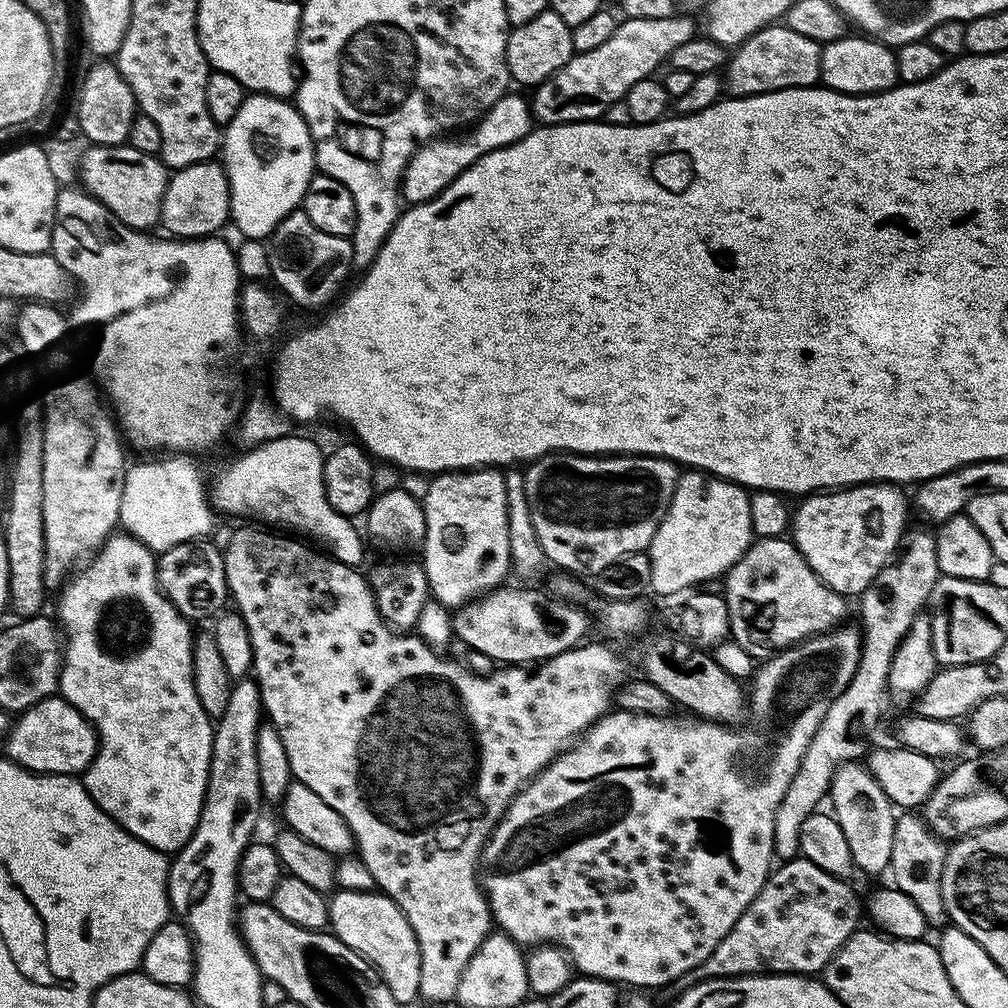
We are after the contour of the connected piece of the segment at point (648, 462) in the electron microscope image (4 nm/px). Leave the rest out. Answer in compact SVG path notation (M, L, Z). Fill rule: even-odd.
M553 452L551 456L542 456L538 460L531 461L524 472L526 498L530 502L530 518L534 518L534 531L538 533L538 542L542 542L545 557L551 563L553 560L558 567L565 568L568 574L573 577L588 576L588 578L594 578L599 572L606 570L606 566L618 562L618 558L645 551L670 506L672 495L676 489L676 480L680 474L681 469L676 463L657 456L579 456L576 452Z

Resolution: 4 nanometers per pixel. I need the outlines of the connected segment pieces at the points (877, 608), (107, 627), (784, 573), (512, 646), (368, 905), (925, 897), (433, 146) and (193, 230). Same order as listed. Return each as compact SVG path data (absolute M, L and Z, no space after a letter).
M916 528L913 532L912 529L905 531L898 555L885 564L874 582L870 582L867 590L860 593L858 624L862 629L864 645L858 670L854 678L850 678L846 690L842 690L842 694L834 698L830 710L826 710L826 718L822 718L800 768L778 806L778 814L774 818L774 853L781 861L797 858L802 822L814 815L820 803L825 803L835 772L848 761L859 761L869 751L868 739L880 724L880 711L884 708L884 696L888 692L888 675L894 654L902 638L906 638L906 630L910 630L916 617L925 611L931 601L932 591L940 577L935 531Z
M112 534L80 573L85 572L73 584L65 583L59 589L60 601L56 604L56 612L60 615L58 624L66 637L66 647L62 652L58 692L65 700L70 701L96 730L98 737L96 757L92 759L90 767L82 773L84 789L90 794L90 798L94 798L97 806L132 836L137 836L139 840L146 842L151 848L157 848L160 852L175 854L183 849L184 843L194 834L204 809L204 795L208 789L208 771L212 757L210 749L214 724L209 720L206 710L202 710L202 702L198 702L198 694L194 690L193 625L182 614L178 614L178 610L165 598L164 591L160 589L160 583L156 577L157 559L157 553L150 551L141 540L135 540L133 536L127 534Z
M784 536L774 539L755 539L743 558L725 573L723 584L722 595L728 607L731 639L752 650L755 650L754 648L783 650L815 635L831 632L843 621L840 619L848 612L847 606L844 605L847 604L845 597L834 589L827 588L814 574L809 563L802 558L796 545Z
M501 586L485 592L453 615L452 631L457 641L461 640L469 649L488 655L500 666L532 666L563 652L571 652L589 639L588 616L582 609L570 604L559 604L556 600L547 600L540 592L519 592L516 588L508 587Z
M379 890L375 892L337 891L328 905L328 922L331 931L340 941L371 962L373 968L386 982L390 994L394 994L394 998L401 1006L408 1006L412 999L415 1001L419 997L418 942L414 938L414 930L410 930L410 922L390 897Z
M914 812L901 813L894 826L894 850L890 850L888 868L892 872L891 883L909 896L911 902L918 906L918 910L925 916L928 926L936 930L943 929L949 923L946 902L942 898L942 870L948 857L948 848L928 828L923 818Z
M506 94L498 98L498 102L494 102L494 106L487 114L460 134L465 136L430 140L417 151L404 171L402 181L402 196L409 205L424 204L427 200L432 200L439 192L446 190L446 186L450 186L450 182L454 182L458 174L462 174L470 165L478 162L478 158L482 158L488 152L504 148L507 144L518 142L532 131L534 117L529 101L525 97L523 100L520 96L512 95Z
M203 160L194 166L177 168L169 175L160 215L160 224L169 237L194 240L217 235L219 228L229 223L231 215L232 190L223 163Z

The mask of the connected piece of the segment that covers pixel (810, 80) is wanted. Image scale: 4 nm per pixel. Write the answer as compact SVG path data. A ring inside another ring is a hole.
M777 22L769 24L767 28L759 28L733 52L736 53L727 57L726 67L722 72L727 91L733 97L757 96L787 88L808 90L820 84L821 44L790 30L787 23Z

